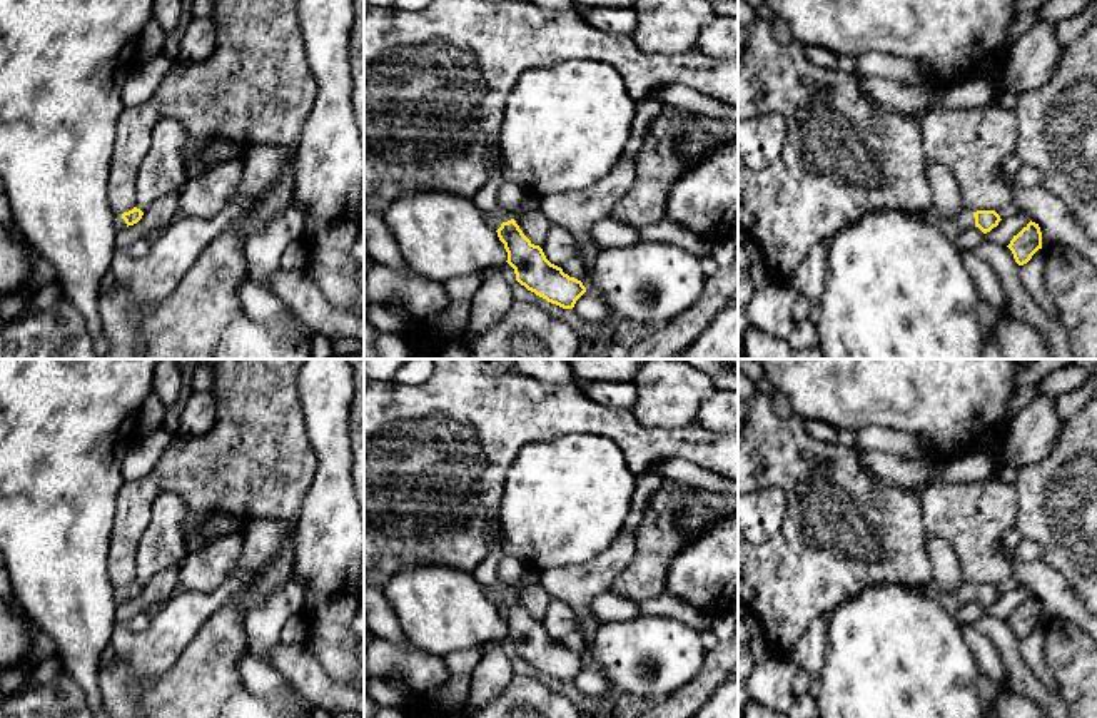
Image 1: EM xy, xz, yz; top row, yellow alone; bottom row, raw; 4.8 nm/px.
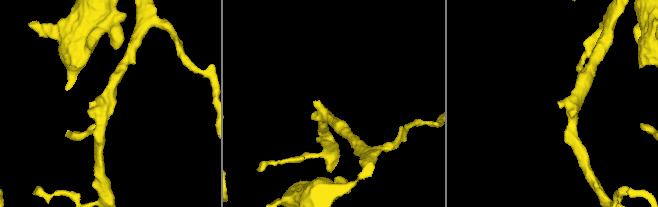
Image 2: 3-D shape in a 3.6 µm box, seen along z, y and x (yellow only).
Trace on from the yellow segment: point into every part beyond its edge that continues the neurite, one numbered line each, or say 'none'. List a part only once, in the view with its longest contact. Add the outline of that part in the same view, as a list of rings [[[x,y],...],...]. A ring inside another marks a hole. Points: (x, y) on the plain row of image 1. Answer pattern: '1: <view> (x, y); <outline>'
1: yz (964, 593); [[[932,581],[923,586],[923,593],[953,614],[963,603],[975,601],[973,586],[972,583],[962,581],[953,591],[947,593]]]

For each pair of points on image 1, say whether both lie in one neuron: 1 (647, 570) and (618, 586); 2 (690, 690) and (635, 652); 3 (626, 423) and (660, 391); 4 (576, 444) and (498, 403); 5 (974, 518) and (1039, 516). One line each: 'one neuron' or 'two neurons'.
1: one neuron
2: two neurons
3: two neurons
4: two neurons
5: two neurons

